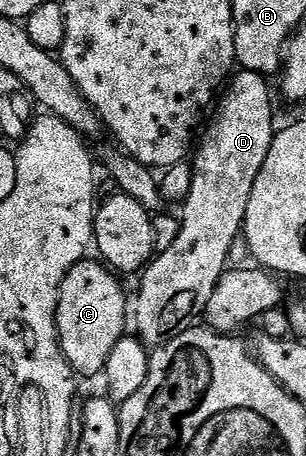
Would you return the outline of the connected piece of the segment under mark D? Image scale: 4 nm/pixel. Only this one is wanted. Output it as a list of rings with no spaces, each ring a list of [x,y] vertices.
[[[240,69],[238,73],[226,83],[198,139],[191,167],[193,188],[189,188],[189,196],[181,203],[183,214],[181,213],[177,240],[173,240],[169,248],[158,251],[151,259],[149,265],[142,271],[143,279],[139,282],[139,295],[133,298],[133,326],[139,329],[138,337],[147,348],[162,346],[164,342],[174,338],[192,321],[191,313],[198,306],[200,309],[201,303],[205,304],[209,296],[213,296],[217,280],[221,280],[221,276],[228,269],[227,253],[234,248],[235,237],[240,237],[245,212],[249,208],[249,196],[253,196],[253,184],[265,164],[265,156],[269,156],[269,148],[277,133],[275,114],[271,111],[268,79],[252,70]]]

